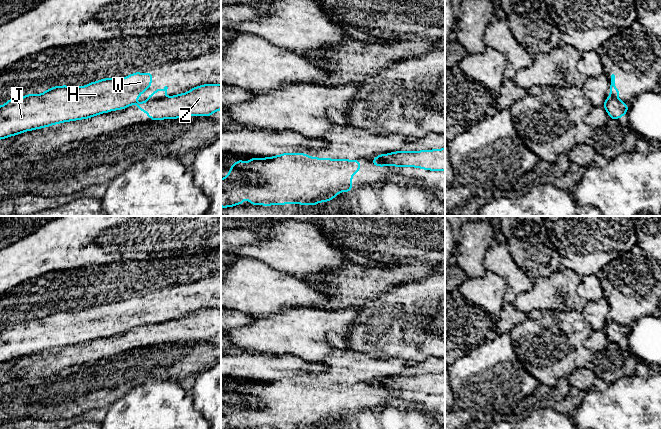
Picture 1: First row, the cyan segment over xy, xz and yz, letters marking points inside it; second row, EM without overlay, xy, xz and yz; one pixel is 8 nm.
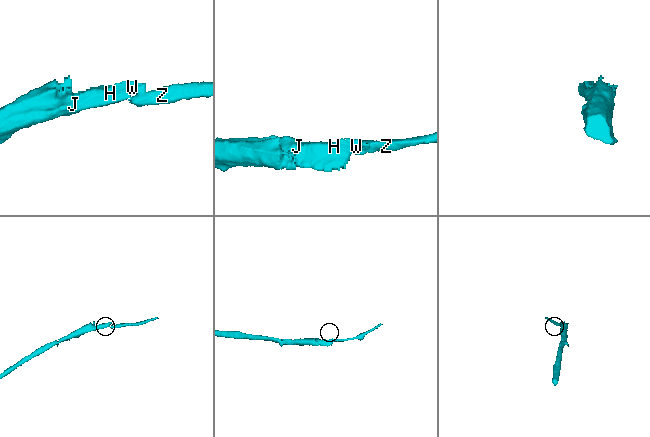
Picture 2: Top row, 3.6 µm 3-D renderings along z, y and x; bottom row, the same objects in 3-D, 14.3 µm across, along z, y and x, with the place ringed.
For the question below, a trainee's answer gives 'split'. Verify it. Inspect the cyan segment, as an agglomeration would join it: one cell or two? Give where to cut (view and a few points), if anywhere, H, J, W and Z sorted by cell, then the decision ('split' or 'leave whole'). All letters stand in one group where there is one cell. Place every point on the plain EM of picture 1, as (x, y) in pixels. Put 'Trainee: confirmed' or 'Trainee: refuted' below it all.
cut in xy along (163, 321), (157, 324), (148, 324); H J W / Z; split
Trainee: confirmed

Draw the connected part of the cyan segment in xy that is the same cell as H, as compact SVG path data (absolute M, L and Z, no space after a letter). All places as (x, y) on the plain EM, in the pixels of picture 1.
M152 295L129 298L126 302L106 302L89 306L87 310L54 310L43 318L26 318L23 322L10 322L0 330L0 363L102 337L121 334L136 327L136 323L152 309Z

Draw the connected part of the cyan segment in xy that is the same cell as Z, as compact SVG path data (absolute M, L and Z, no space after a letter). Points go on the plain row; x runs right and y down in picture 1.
M221 308L196 310L187 317L137 327L135 332L144 335L155 345L188 340L209 341L221 334Z

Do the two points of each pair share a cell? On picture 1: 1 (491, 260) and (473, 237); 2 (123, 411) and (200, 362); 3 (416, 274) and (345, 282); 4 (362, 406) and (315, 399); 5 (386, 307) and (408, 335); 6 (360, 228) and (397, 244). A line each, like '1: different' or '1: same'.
1: different
2: different
3: same
4: same
5: same
6: same

